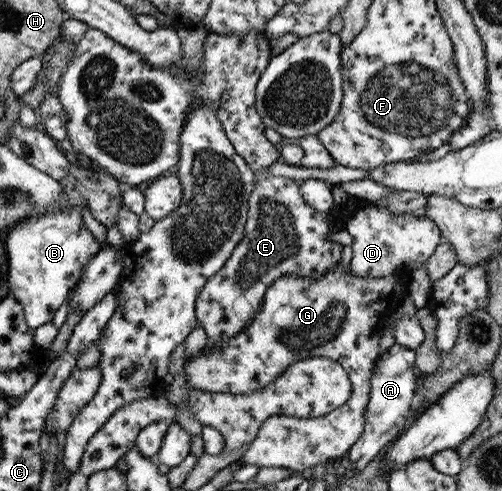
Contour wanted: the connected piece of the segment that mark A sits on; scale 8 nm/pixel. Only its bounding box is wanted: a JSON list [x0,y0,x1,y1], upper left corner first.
[342,343,420,474]

